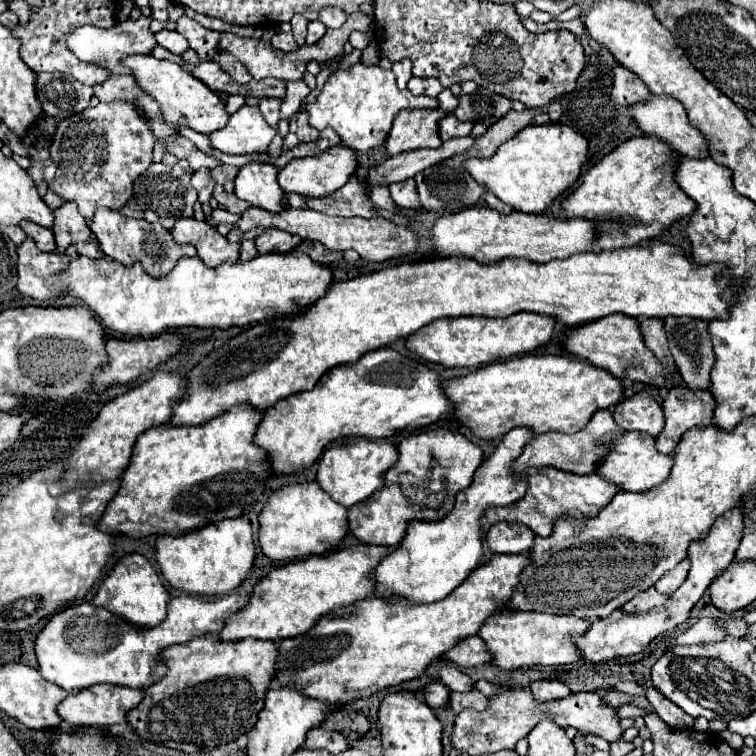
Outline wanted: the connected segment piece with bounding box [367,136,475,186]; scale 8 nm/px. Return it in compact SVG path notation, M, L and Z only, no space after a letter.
M465 136L465 138L451 138L447 142L443 142L439 148L419 148L413 152L401 152L397 156L387 158L381 166L369 170L367 180L369 186L375 184L391 184L391 182L403 182L407 178L413 178L415 174L419 174L421 170L435 166L451 156L463 154L469 148L473 148L475 138L473 136Z

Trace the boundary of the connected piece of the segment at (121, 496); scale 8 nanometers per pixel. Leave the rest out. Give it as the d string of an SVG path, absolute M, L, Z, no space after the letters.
M233 406L225 414L215 416L213 420L199 426L165 424L141 434L133 448L131 466L121 476L121 488L117 496L113 496L101 518L101 530L133 536L133 530L137 528L137 538L149 534L179 536L219 520L239 518L247 506L259 500L259 496L265 492L267 482L273 478L267 450L257 446L253 440L263 414L265 410L261 408Z

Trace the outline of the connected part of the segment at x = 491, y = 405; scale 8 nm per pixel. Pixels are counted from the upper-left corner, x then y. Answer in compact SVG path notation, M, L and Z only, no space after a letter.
M537 354L489 364L467 376L445 382L443 390L451 398L451 402L455 402L455 408L457 408L455 418L461 424L469 426L481 438L503 436L515 426L533 428L533 432L537 434L551 432L551 430L573 434L581 430L597 410L615 406L621 400L625 400L625 390L623 390L621 380L613 378L613 374L609 374L607 370L597 368L587 360L575 360L569 356L537 356Z

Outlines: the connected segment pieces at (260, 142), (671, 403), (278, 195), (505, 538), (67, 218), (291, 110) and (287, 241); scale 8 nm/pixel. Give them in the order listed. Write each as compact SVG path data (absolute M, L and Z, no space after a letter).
M241 106L225 128L209 134L211 146L225 154L263 154L277 130L265 122L257 106Z
M677 386L667 392L663 398L665 428L657 436L657 450L671 454L681 440L683 432L693 426L711 424L715 410L715 398L711 390L691 390L687 386Z
M253 162L245 164L235 178L235 196L251 202L253 206L281 212L283 190L277 184L277 168L267 162Z
M497 522L487 532L487 542L495 554L521 554L529 552L533 546L535 534L523 524Z
M65 202L55 210L55 224L53 234L57 242L57 250L63 254L67 246L75 246L79 254L85 254L89 258L101 258L103 252L99 248L97 238L93 238L93 232L87 224L87 220L77 212L77 204Z
M295 80L295 82L287 82L287 94L281 100L281 118L289 118L291 114L295 114L301 104L305 102L305 98L309 96L309 86L303 80Z
M269 228L263 230L257 238L255 238L255 246L259 250L259 254L269 254L269 252L291 252L295 250L303 240L297 238L295 234L289 234L285 230L277 230L277 228Z

